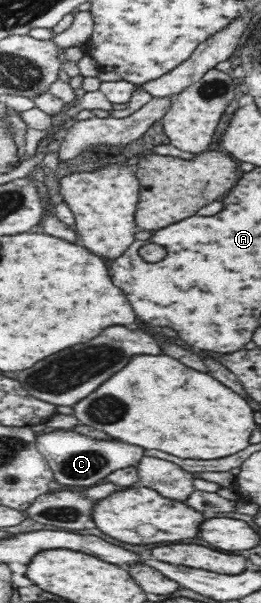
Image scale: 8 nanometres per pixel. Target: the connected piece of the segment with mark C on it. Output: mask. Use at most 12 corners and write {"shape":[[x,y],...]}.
{"shape":[[76,430],[36,436],[54,480],[92,487],[143,448]]}

